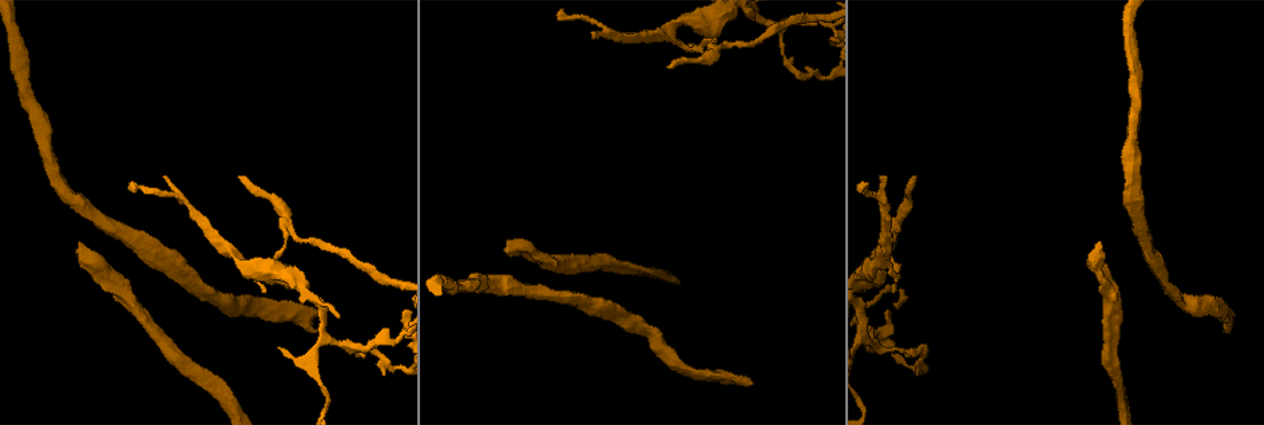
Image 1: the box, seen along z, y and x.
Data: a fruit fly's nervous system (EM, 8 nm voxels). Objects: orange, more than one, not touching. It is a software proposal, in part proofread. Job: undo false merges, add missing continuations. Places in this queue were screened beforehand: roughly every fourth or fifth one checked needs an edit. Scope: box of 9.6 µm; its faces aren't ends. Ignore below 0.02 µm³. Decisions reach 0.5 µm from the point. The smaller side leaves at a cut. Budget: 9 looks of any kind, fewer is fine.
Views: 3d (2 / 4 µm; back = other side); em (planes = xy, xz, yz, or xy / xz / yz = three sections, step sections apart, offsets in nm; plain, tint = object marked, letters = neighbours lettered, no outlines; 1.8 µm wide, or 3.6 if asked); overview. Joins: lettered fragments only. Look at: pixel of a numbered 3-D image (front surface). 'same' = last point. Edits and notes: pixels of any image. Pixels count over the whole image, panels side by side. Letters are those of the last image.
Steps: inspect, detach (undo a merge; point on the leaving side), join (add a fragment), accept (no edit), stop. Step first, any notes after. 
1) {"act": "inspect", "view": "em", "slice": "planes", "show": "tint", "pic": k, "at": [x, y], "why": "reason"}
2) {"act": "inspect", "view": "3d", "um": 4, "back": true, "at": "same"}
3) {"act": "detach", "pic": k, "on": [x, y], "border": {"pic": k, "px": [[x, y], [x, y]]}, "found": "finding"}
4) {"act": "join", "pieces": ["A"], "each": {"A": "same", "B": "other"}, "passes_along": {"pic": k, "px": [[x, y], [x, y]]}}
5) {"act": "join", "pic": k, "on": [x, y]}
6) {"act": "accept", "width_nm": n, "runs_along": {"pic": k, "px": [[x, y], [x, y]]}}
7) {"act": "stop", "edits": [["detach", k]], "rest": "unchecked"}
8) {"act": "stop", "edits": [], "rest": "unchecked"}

{"act": "inspect", "view": "em", "slice": "planes", "show": "letters", "pic": 1, "at": [1101, 244], "why": "an open end"}

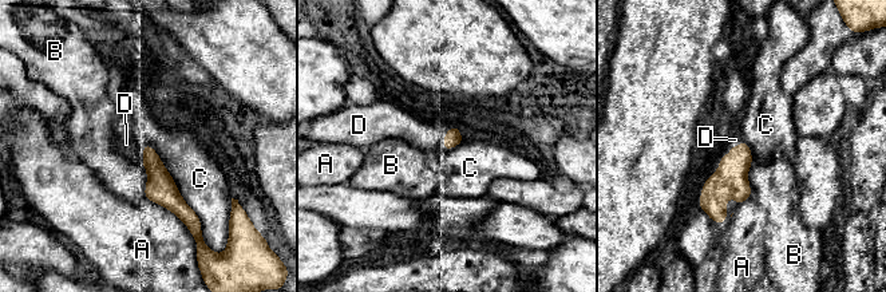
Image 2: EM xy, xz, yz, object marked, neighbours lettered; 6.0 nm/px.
{"act": "join", "pieces": ["D"], "longest_contact_nm": ["C", 600], "each": {"A": "other", "B": "other", "C": "other", "D": "same"}, "found": "the cell continues"}

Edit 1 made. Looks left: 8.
{"act": "inspect", "view": "overview"}

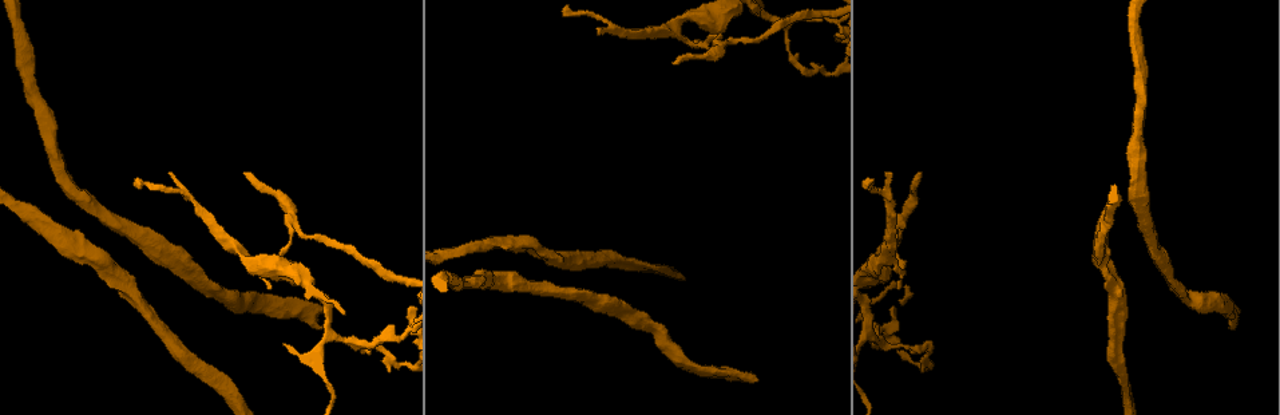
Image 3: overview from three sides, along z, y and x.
{"act": "inspect", "view": "3d", "um": 4, "pic": 3, "at": [290, 241]}

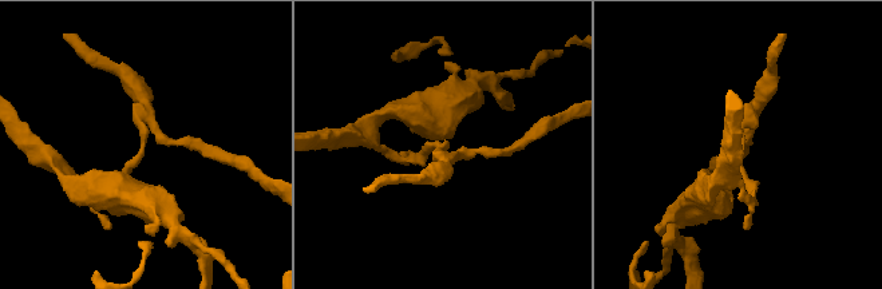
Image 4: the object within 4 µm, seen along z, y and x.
{"act": "inspect", "view": "em", "slice": "planes", "show": "tint", "pic": 4, "at": [143, 148]}

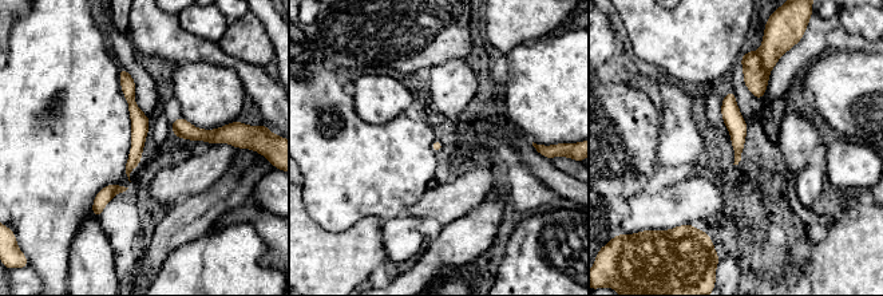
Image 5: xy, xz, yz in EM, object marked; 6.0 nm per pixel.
{"act": "inspect", "view": "em", "slice": "planes", "show": "letters", "at": "same", "why": "see the neighbours"}

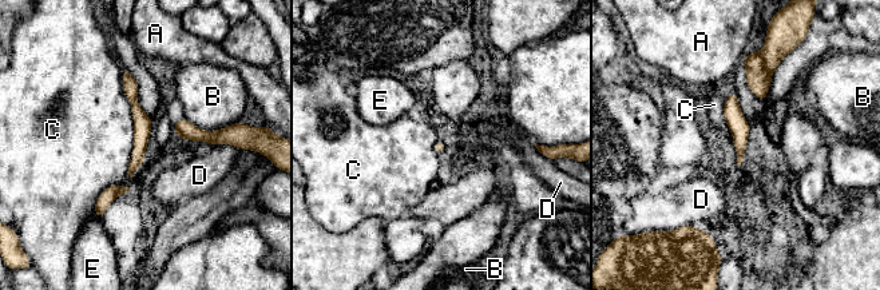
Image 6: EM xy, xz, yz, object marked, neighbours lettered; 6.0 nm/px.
{"act": "detach", "pic": 6, "on": [785, 31], "width_nm": 70, "each": {"A": "other", "B": "other", "C": "other", "D": "other", "E": "other"}, "border": {"pic": 6, "px": [[761, 56], [762, 66], [771, 74]]}, "found": "a second cell is stuck on"}

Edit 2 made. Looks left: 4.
{"act": "inspect", "view": "overview", "why": "see it whole again"}

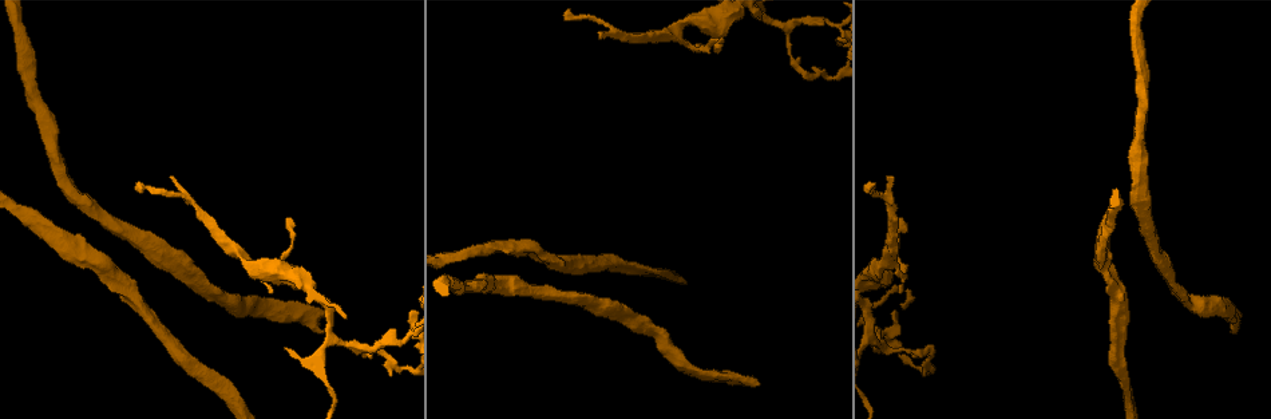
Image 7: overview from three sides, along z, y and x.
{"act": "inspect", "view": "em", "slice": "planes", "show": "letters", "pic": 7, "at": [1238, 312], "why": "free end"}

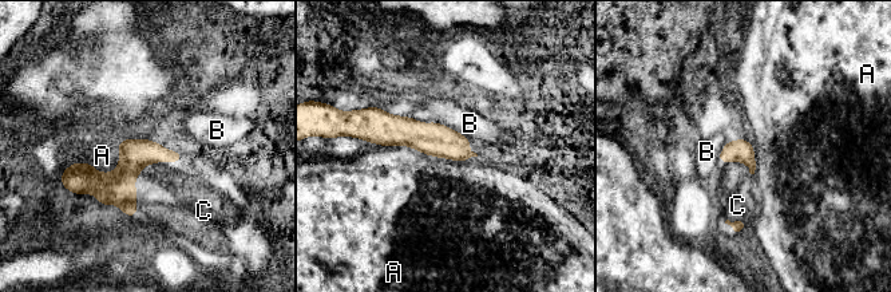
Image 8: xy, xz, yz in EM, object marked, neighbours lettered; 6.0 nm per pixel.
{"act": "join", "pieces": ["C"], "each": {"A": "other", "B": "other", "C": "same"}, "found": "the cell continues"}

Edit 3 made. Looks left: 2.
{"act": "inspect", "view": "overview", "why": "see it whole again"}

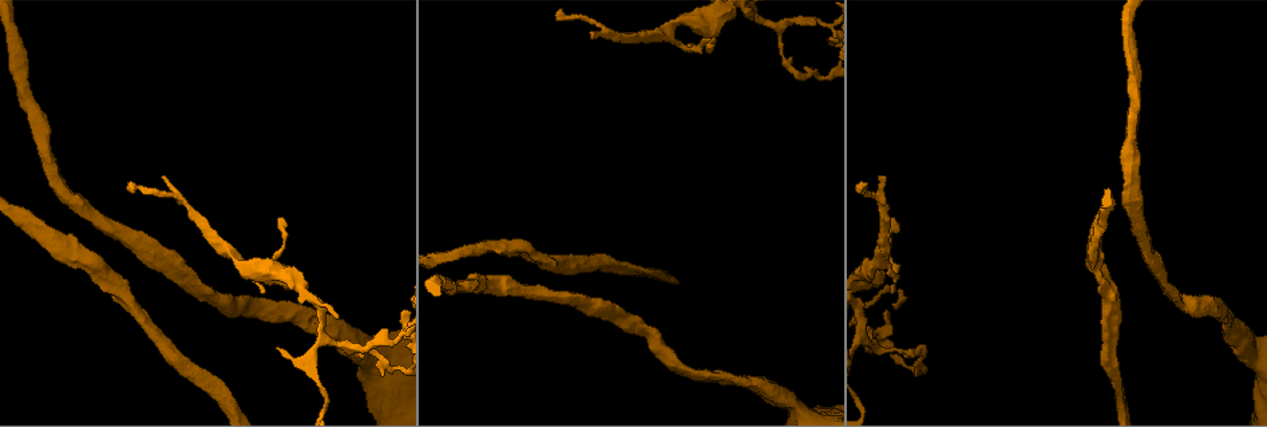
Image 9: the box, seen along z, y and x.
{"act": "inspect", "view": "em", "slice": "planes", "show": "letters", "pic": 9, "at": [163, 175], "why": "branch stops here"}

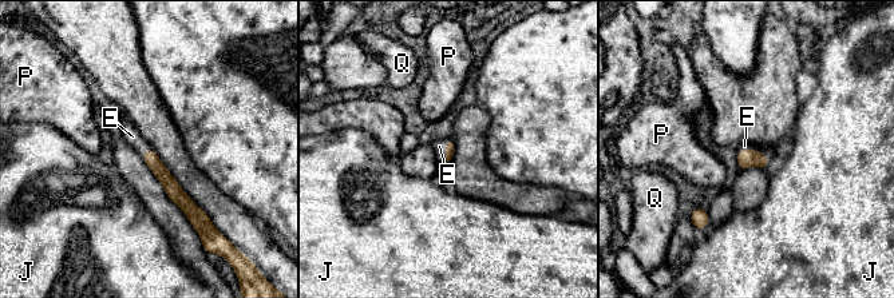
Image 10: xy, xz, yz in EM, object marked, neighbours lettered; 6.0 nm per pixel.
{"act": "join", "pieces": ["E"], "each": {"E": "same", "J": "other", "P": "other", "Q": "other"}, "passes_along": {"pic": 10, "px": [[746, 158], [748, 150], [744, 146]]}, "found": "it goes on there"}

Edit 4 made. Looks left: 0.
{"act": "stop", "edits": [["join", 2], ["detach", 6], ["join", 8], ["join", 10]], "rest": "unchecked"}

